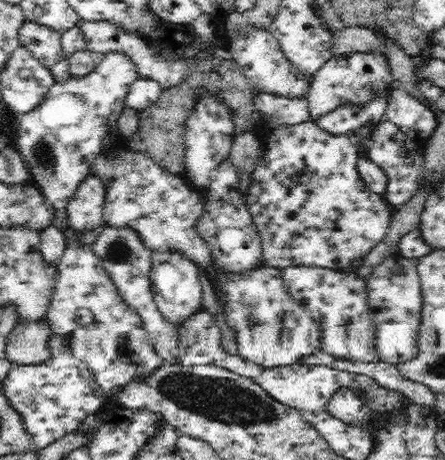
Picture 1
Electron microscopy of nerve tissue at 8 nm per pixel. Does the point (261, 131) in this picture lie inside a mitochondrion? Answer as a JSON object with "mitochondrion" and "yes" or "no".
{"mitochondrion":"no"}

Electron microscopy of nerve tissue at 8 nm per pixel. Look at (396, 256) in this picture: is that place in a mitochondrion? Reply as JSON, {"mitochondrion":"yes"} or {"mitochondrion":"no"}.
{"mitochondrion":"no"}

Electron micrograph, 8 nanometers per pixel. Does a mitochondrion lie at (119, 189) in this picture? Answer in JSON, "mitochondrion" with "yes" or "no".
{"mitochondrion":"no"}

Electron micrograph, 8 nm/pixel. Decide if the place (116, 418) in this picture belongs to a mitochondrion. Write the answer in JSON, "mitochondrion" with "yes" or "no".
{"mitochondrion":"no"}

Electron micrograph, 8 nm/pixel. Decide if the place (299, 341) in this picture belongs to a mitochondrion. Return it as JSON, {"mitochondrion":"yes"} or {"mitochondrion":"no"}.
{"mitochondrion":"no"}

